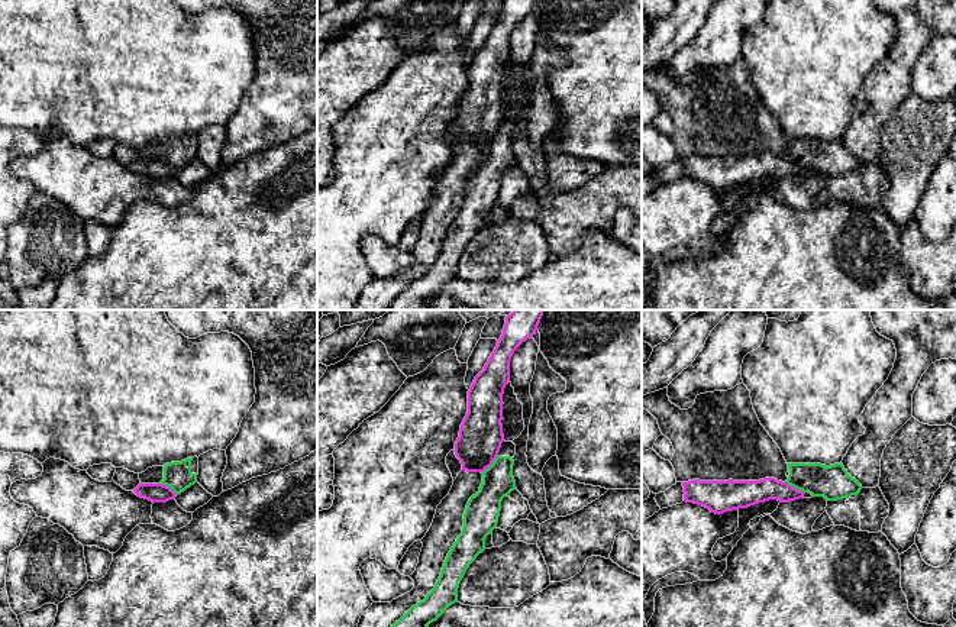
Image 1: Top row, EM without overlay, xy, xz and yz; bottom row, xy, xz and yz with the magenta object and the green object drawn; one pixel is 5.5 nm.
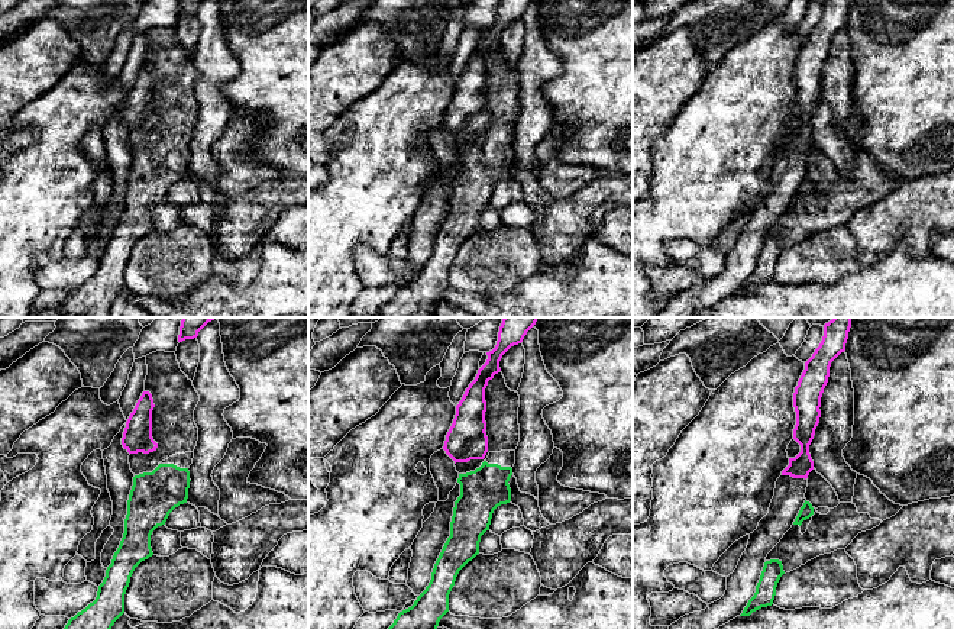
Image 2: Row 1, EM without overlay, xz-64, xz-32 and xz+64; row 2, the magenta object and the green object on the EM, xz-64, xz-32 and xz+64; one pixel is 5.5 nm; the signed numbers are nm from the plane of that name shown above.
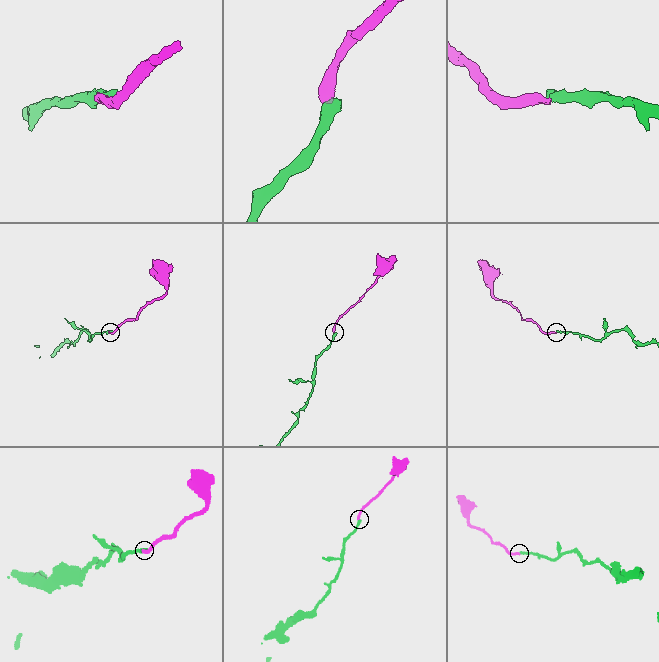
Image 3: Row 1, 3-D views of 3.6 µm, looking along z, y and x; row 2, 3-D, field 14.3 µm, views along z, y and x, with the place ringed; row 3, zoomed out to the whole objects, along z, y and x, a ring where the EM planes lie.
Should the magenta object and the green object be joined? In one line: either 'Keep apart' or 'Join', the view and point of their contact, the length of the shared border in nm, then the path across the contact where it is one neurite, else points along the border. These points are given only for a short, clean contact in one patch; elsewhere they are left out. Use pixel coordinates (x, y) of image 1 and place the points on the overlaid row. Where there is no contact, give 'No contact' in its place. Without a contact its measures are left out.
Keep apart. Touches magenta at xz (490, 465). Shared border 140 nm. Boundary: xz (497, 455), (481, 472)

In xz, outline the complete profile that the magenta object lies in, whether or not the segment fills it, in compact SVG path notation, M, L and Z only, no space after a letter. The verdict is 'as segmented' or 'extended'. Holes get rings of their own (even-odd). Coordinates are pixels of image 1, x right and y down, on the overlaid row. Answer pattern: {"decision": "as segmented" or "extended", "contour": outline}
{"decision": "extended", "contour": "M514 310L506 317L494 352L468 391L468 413L455 442L462 471L437 505L433 523L422 539L419 563L410 575L414 588L391 602L372 602L361 615L358 627L393 627L435 588L446 556L462 533L466 504L479 491L482 472L492 465L504 442L503 394L510 381L511 356L523 342L533 337L543 311Z"}

